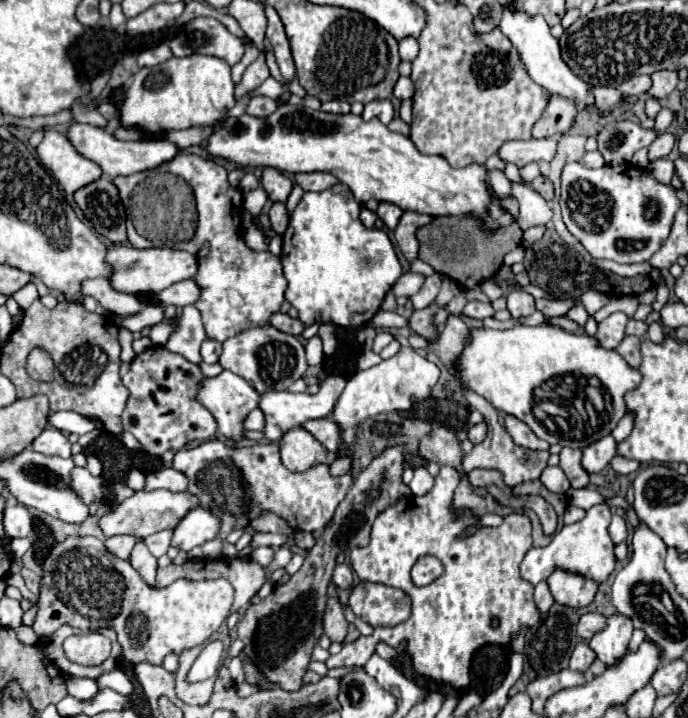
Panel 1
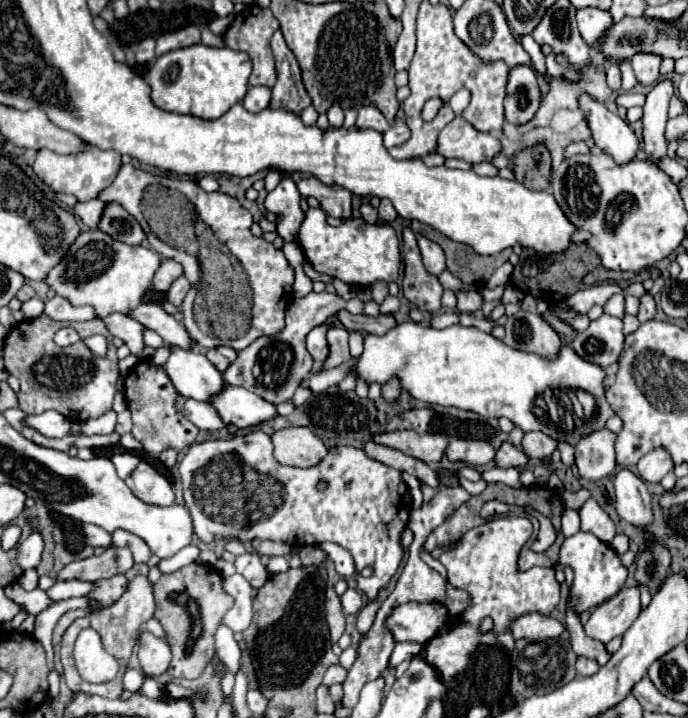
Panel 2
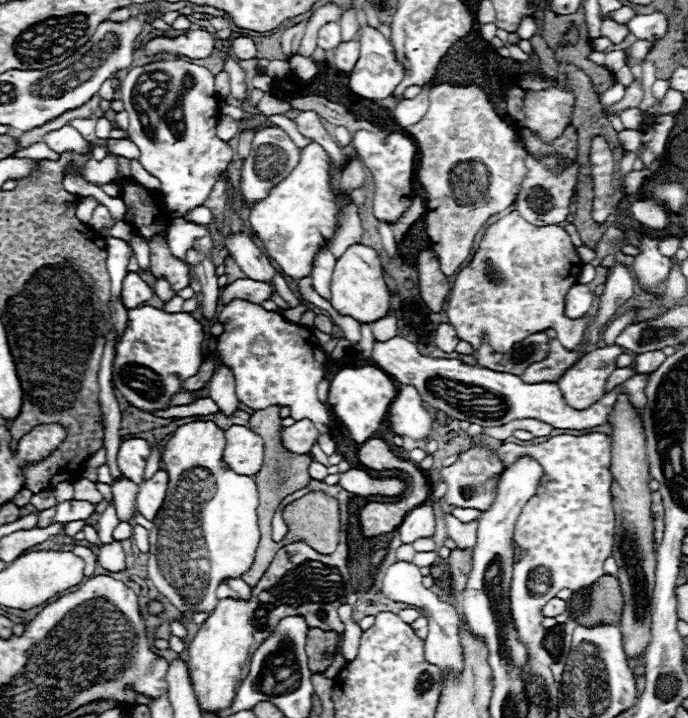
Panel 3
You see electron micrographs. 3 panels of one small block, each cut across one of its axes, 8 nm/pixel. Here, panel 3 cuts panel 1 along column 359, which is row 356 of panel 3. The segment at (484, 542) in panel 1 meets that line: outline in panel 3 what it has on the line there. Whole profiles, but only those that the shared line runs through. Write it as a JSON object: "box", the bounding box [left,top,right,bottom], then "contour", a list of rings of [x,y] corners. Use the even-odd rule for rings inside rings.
{"box":[522,340,664,384],"contour":[[[550,340],[550,354],[542,362],[530,364],[522,374],[522,380],[530,380],[530,384],[540,384],[542,380],[556,382],[578,358],[576,350],[566,350],[558,340]],[[654,350],[654,352],[644,352],[644,354],[638,354],[636,358],[636,370],[641,374],[652,374],[664,360],[664,352],[662,350]]]}

